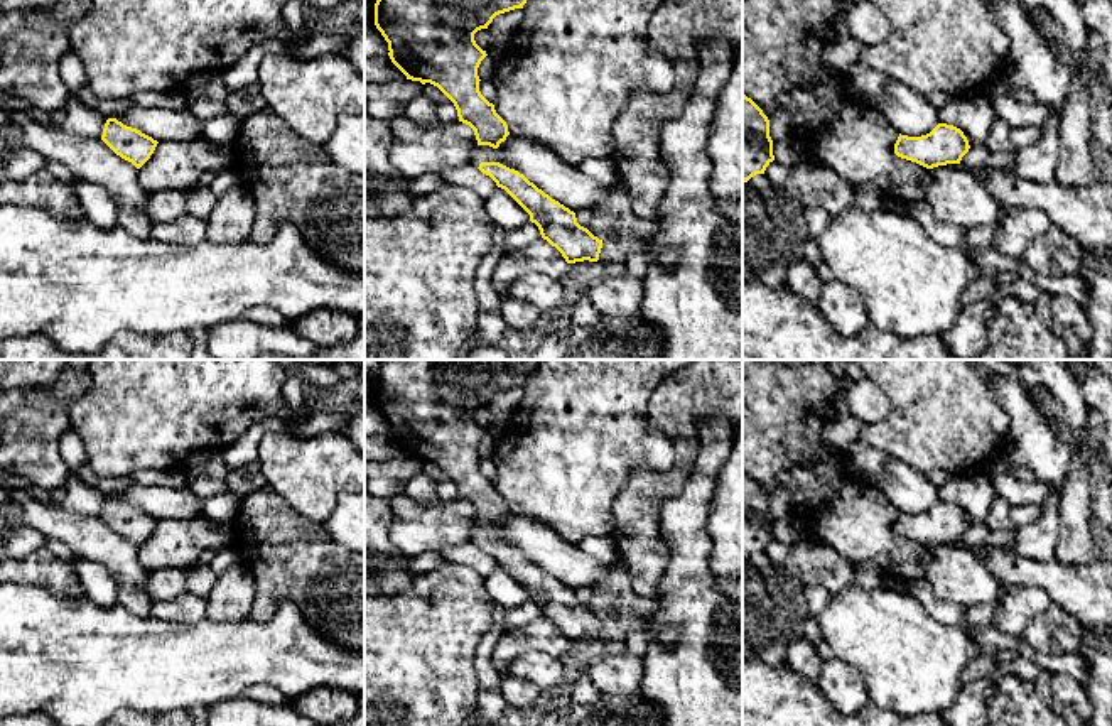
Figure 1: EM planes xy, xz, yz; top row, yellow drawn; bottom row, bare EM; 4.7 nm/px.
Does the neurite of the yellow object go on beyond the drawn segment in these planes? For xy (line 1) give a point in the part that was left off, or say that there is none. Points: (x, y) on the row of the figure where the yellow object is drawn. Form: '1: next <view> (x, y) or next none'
1: next none

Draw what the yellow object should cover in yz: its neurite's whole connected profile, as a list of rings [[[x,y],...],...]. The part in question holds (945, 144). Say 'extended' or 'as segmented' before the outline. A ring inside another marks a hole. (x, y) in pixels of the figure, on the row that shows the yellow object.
as segmented | [[[938,123],[930,133],[921,137],[898,137],[894,154],[916,162],[926,169],[947,164],[960,164],[970,145],[964,132],[953,125]]]

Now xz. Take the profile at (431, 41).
extended | [[[376,0],[375,25],[388,42],[391,62],[407,79],[437,86],[456,106],[459,122],[474,130],[478,145],[471,164],[505,189],[540,230],[543,240],[555,247],[567,263],[597,262],[602,240],[577,223],[575,213],[552,199],[523,174],[498,162],[494,150],[510,135],[506,122],[479,91],[478,68],[488,56],[474,34],[488,29],[499,14],[523,8],[526,0]]]

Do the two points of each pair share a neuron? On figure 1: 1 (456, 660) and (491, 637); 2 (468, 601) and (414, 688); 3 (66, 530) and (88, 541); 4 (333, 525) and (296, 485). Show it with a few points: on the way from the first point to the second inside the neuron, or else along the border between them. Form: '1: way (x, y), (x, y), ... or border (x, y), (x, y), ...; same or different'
1: border (491, 610), (491, 627), (475, 659), (478, 686); different
2: way (446, 623), (414, 655), (414, 666); same
3: way (71, 530), (83, 536); same
4: border (346, 492), (338, 498), (334, 510), (323, 524); different

